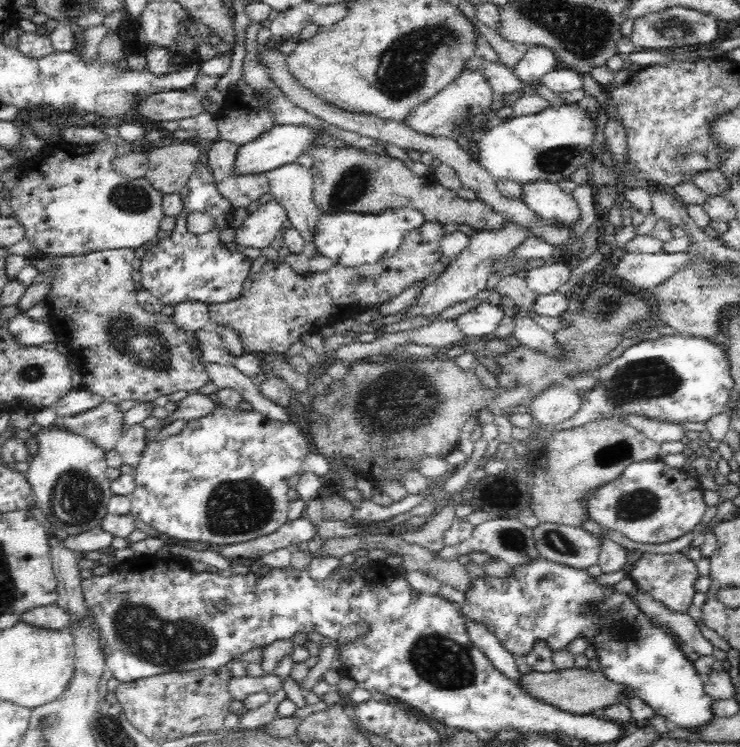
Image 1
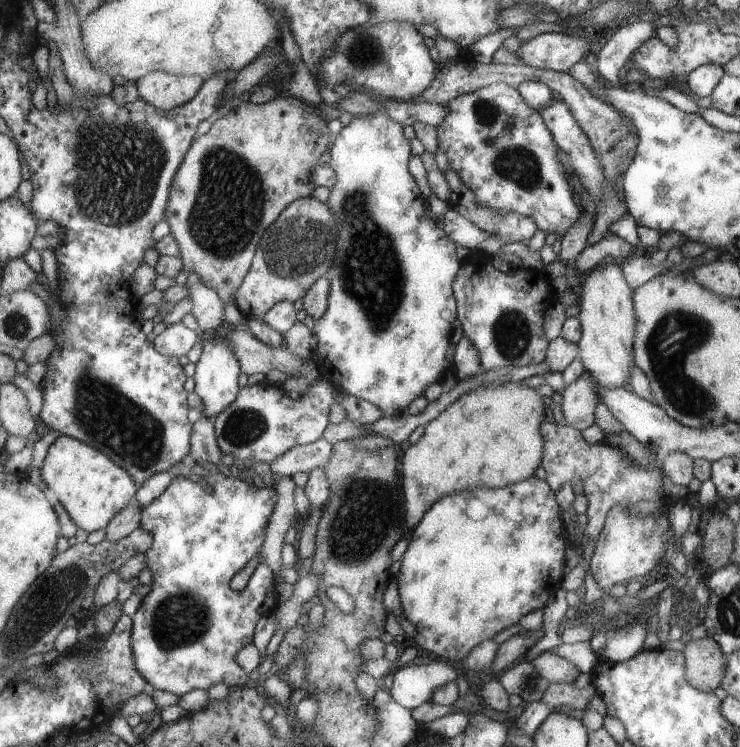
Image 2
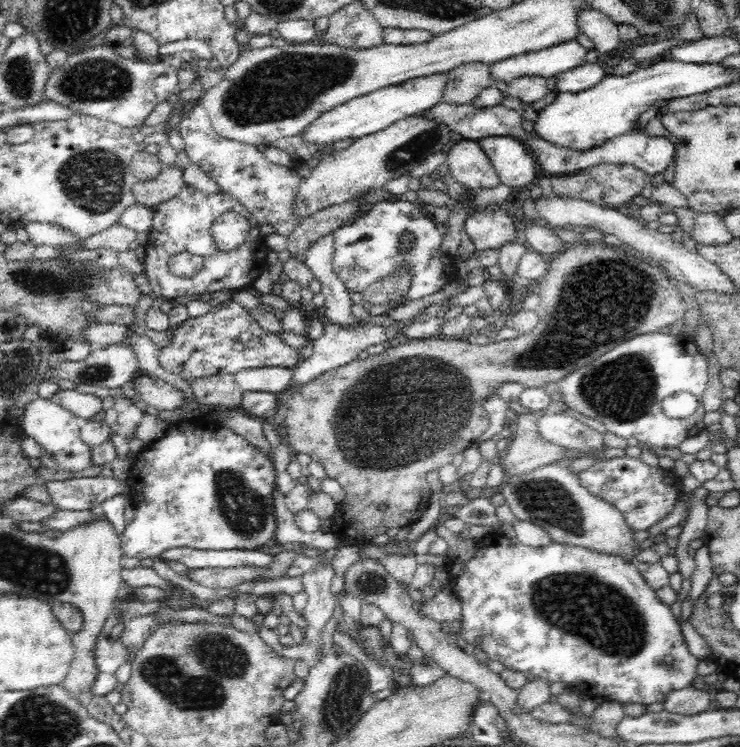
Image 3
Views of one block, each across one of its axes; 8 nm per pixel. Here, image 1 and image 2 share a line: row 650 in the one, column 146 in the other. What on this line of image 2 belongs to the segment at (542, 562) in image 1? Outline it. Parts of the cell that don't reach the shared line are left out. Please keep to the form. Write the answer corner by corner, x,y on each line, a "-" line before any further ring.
229,472
213,473
195,483
181,475
152,504
142,509
140,527
153,534
153,545
144,555
153,576
150,592
142,599
134,617
131,631
131,648
134,650
135,667
147,681
149,688
168,690
176,696
224,682
228,687
246,687
250,676
234,661
236,653
253,642
256,622
260,617
273,614
279,605
270,567
258,562
256,570
244,590
234,592
230,580
248,562
261,556
265,539
264,530
273,513
277,494
269,488
250,488
249,480
238,480

